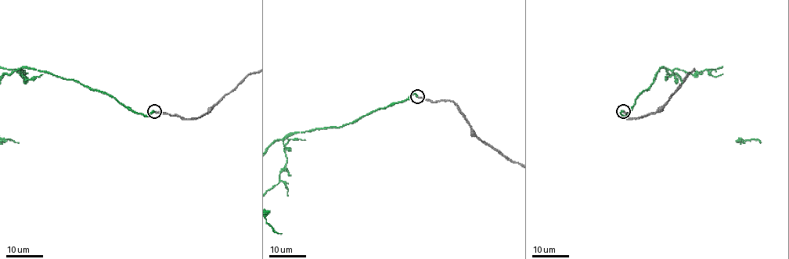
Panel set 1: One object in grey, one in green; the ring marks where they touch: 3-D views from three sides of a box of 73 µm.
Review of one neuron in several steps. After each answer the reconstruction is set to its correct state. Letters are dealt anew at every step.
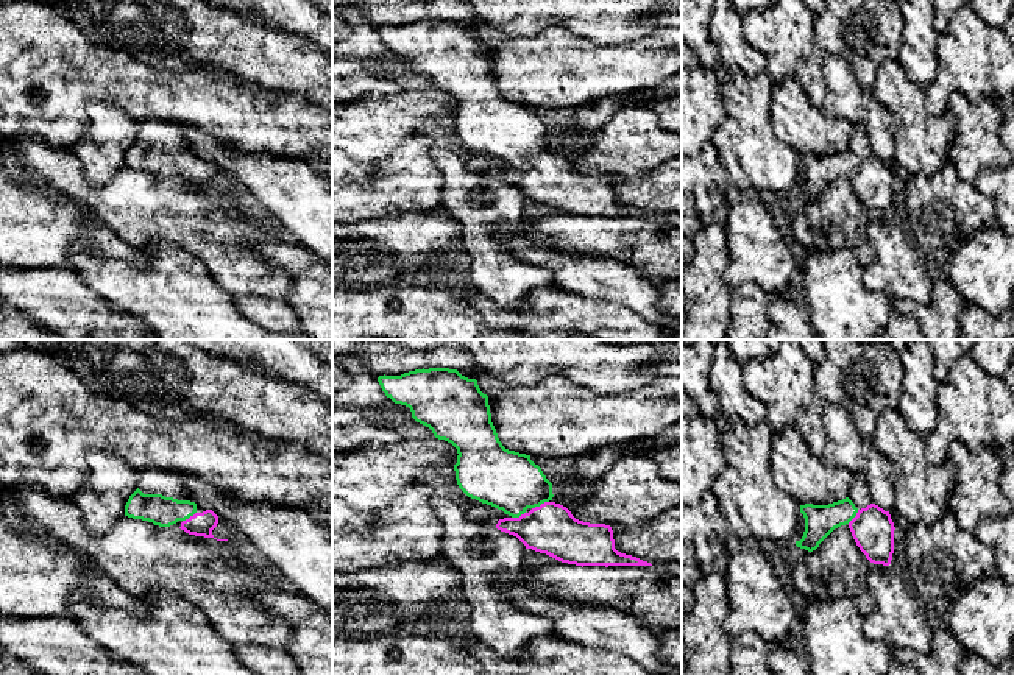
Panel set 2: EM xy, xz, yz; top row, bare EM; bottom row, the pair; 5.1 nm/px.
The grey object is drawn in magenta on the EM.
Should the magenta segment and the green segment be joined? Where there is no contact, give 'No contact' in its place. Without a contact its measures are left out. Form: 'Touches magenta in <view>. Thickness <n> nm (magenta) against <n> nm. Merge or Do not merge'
Touches magenta in xz. Thickness 260 nm (magenta) against 300 nm. Merge

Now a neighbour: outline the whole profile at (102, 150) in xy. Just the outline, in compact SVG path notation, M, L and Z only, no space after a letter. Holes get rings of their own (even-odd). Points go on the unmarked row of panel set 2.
M87 104L86 134L70 150L80 159L83 173L94 186L105 186L125 167L125 156L137 140L137 122L112 104Z

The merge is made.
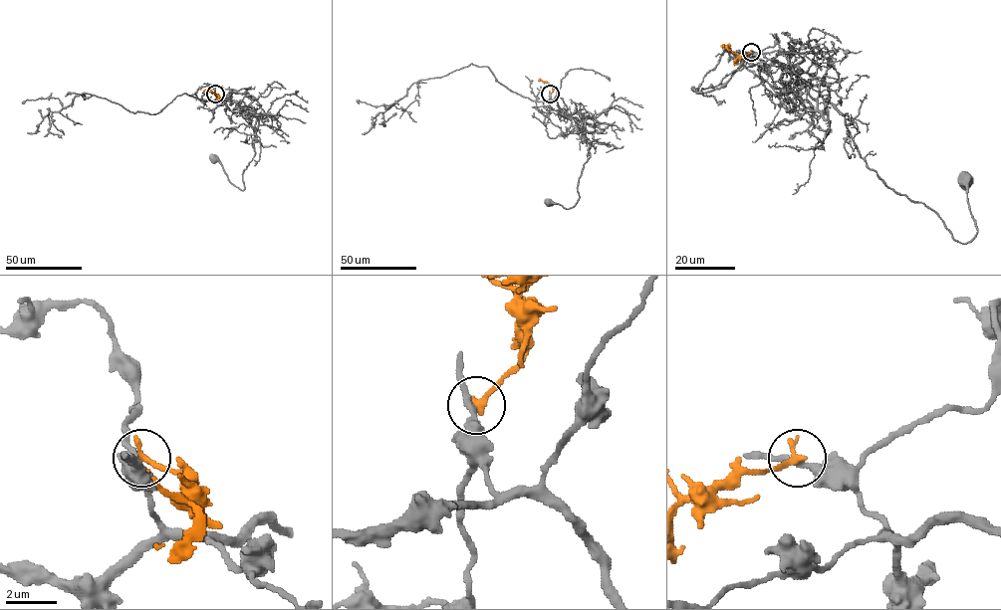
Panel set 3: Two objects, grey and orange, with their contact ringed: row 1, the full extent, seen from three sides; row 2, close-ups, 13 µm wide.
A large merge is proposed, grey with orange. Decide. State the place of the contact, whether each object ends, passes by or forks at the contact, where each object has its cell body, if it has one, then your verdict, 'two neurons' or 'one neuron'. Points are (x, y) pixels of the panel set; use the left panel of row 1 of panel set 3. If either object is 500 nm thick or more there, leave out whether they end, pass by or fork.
(215, 94) | grey passes by | orange ends | grey (213, 159) | orange none | two neurons

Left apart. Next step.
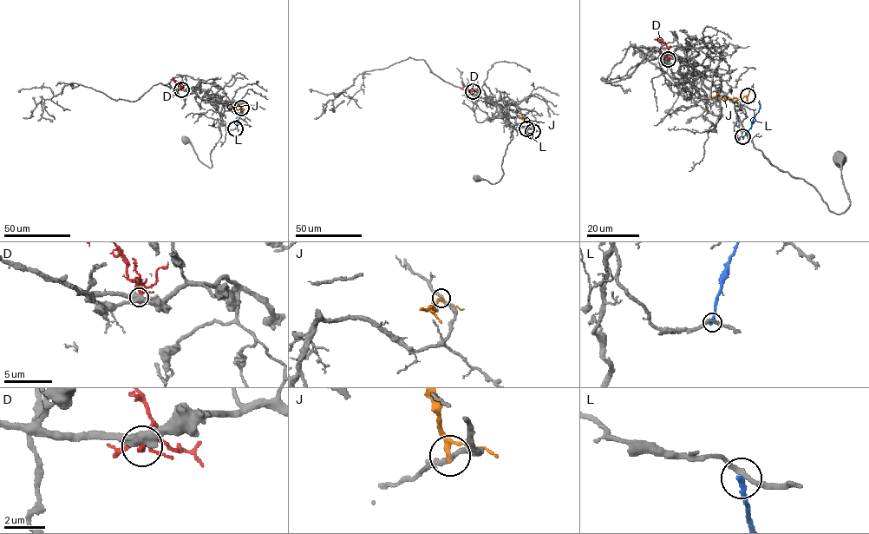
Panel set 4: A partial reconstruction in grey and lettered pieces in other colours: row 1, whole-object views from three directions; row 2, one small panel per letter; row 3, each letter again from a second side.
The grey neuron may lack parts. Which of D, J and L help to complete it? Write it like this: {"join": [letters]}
{"join": []}

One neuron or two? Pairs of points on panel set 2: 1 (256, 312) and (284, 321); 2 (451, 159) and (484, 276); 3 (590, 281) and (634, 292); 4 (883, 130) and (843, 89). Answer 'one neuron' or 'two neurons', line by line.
1: one neuron
2: one neuron
3: one neuron
4: one neuron

